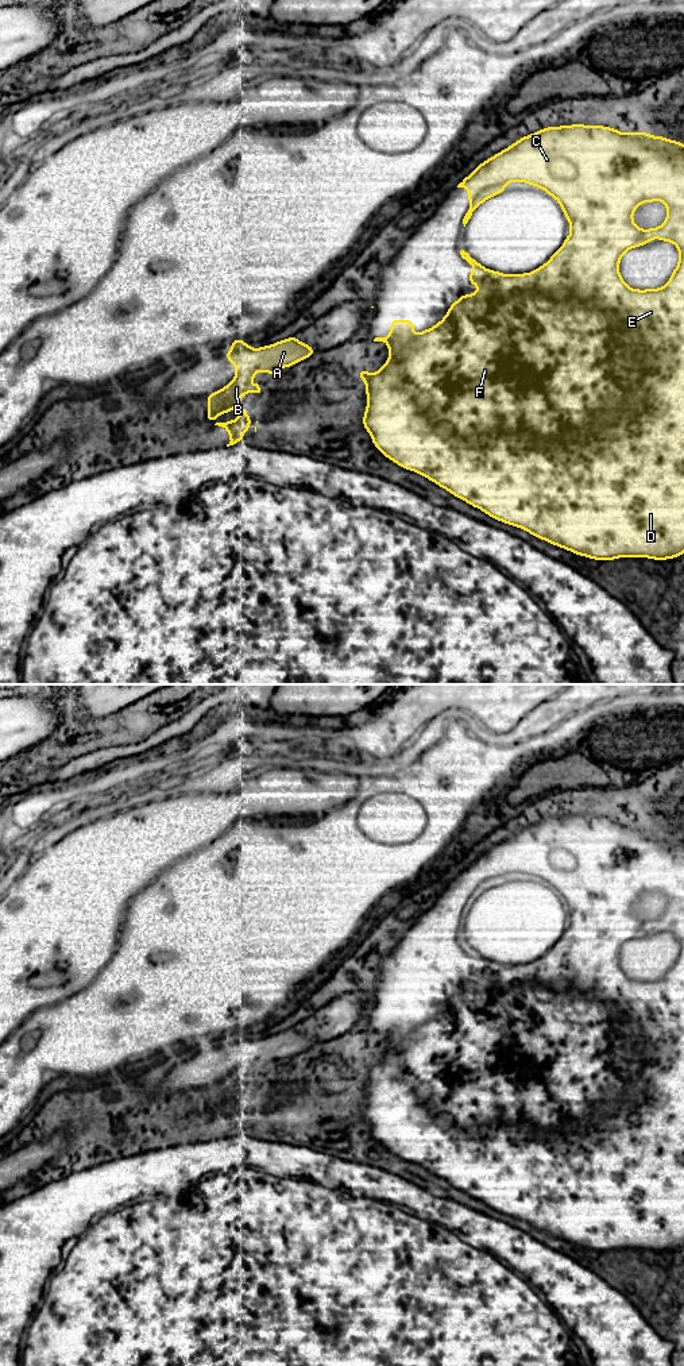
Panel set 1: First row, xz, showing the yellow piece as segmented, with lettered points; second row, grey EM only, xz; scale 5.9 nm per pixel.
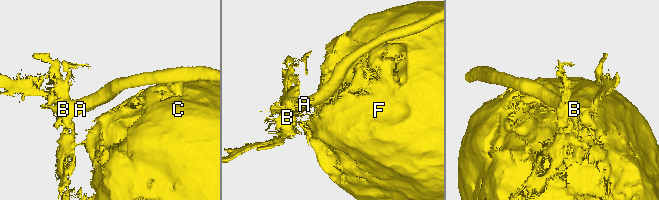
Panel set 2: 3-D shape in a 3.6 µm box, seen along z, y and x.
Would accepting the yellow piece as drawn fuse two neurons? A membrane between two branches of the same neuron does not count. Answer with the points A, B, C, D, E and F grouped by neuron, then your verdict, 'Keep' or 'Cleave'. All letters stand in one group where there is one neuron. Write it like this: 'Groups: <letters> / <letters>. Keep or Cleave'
Groups: A / B C D E F. Cleave

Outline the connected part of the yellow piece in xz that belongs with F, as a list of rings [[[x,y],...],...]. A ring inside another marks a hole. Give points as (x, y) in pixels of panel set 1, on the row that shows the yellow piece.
[[[571,124],[542,128],[482,162],[457,185],[468,190],[471,204],[463,219],[464,227],[480,204],[503,193],[510,182],[526,182],[556,198],[568,219],[571,235],[565,236],[564,244],[546,263],[523,274],[503,274],[486,269],[461,250],[461,258],[475,267],[468,273],[468,282],[478,285],[479,290],[460,296],[448,308],[447,316],[424,332],[409,336],[410,331],[417,329],[411,319],[401,323],[394,317],[393,327],[387,328],[391,335],[374,339],[387,344],[390,356],[375,374],[366,368],[356,374],[366,382],[367,406],[362,422],[375,448],[387,459],[428,478],[487,516],[521,528],[537,539],[594,560],[675,559],[684,553],[684,143],[645,131],[623,134],[604,126]],[[653,201],[665,204],[666,220],[658,228],[641,229],[633,221],[633,213],[644,202]],[[652,239],[673,243],[679,248],[679,265],[662,288],[629,288],[619,274],[621,258],[634,247],[649,244]]]

